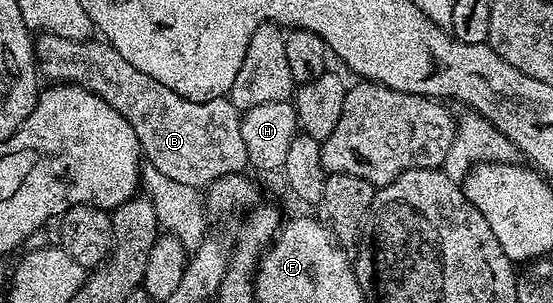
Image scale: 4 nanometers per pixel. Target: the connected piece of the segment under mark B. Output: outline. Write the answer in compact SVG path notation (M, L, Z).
M40 34L34 42L34 53L38 63L38 70L56 84L75 84L94 92L106 104L113 106L134 128L134 136L140 141L140 153L158 172L170 176L170 180L178 180L178 184L190 184L197 188L206 188L211 182L222 176L239 174L248 166L246 144L242 140L241 111L234 108L227 97L195 102L178 96L166 84L158 84L146 72L138 72L130 60L122 60L120 53L103 40L88 40L75 42L62 36Z

